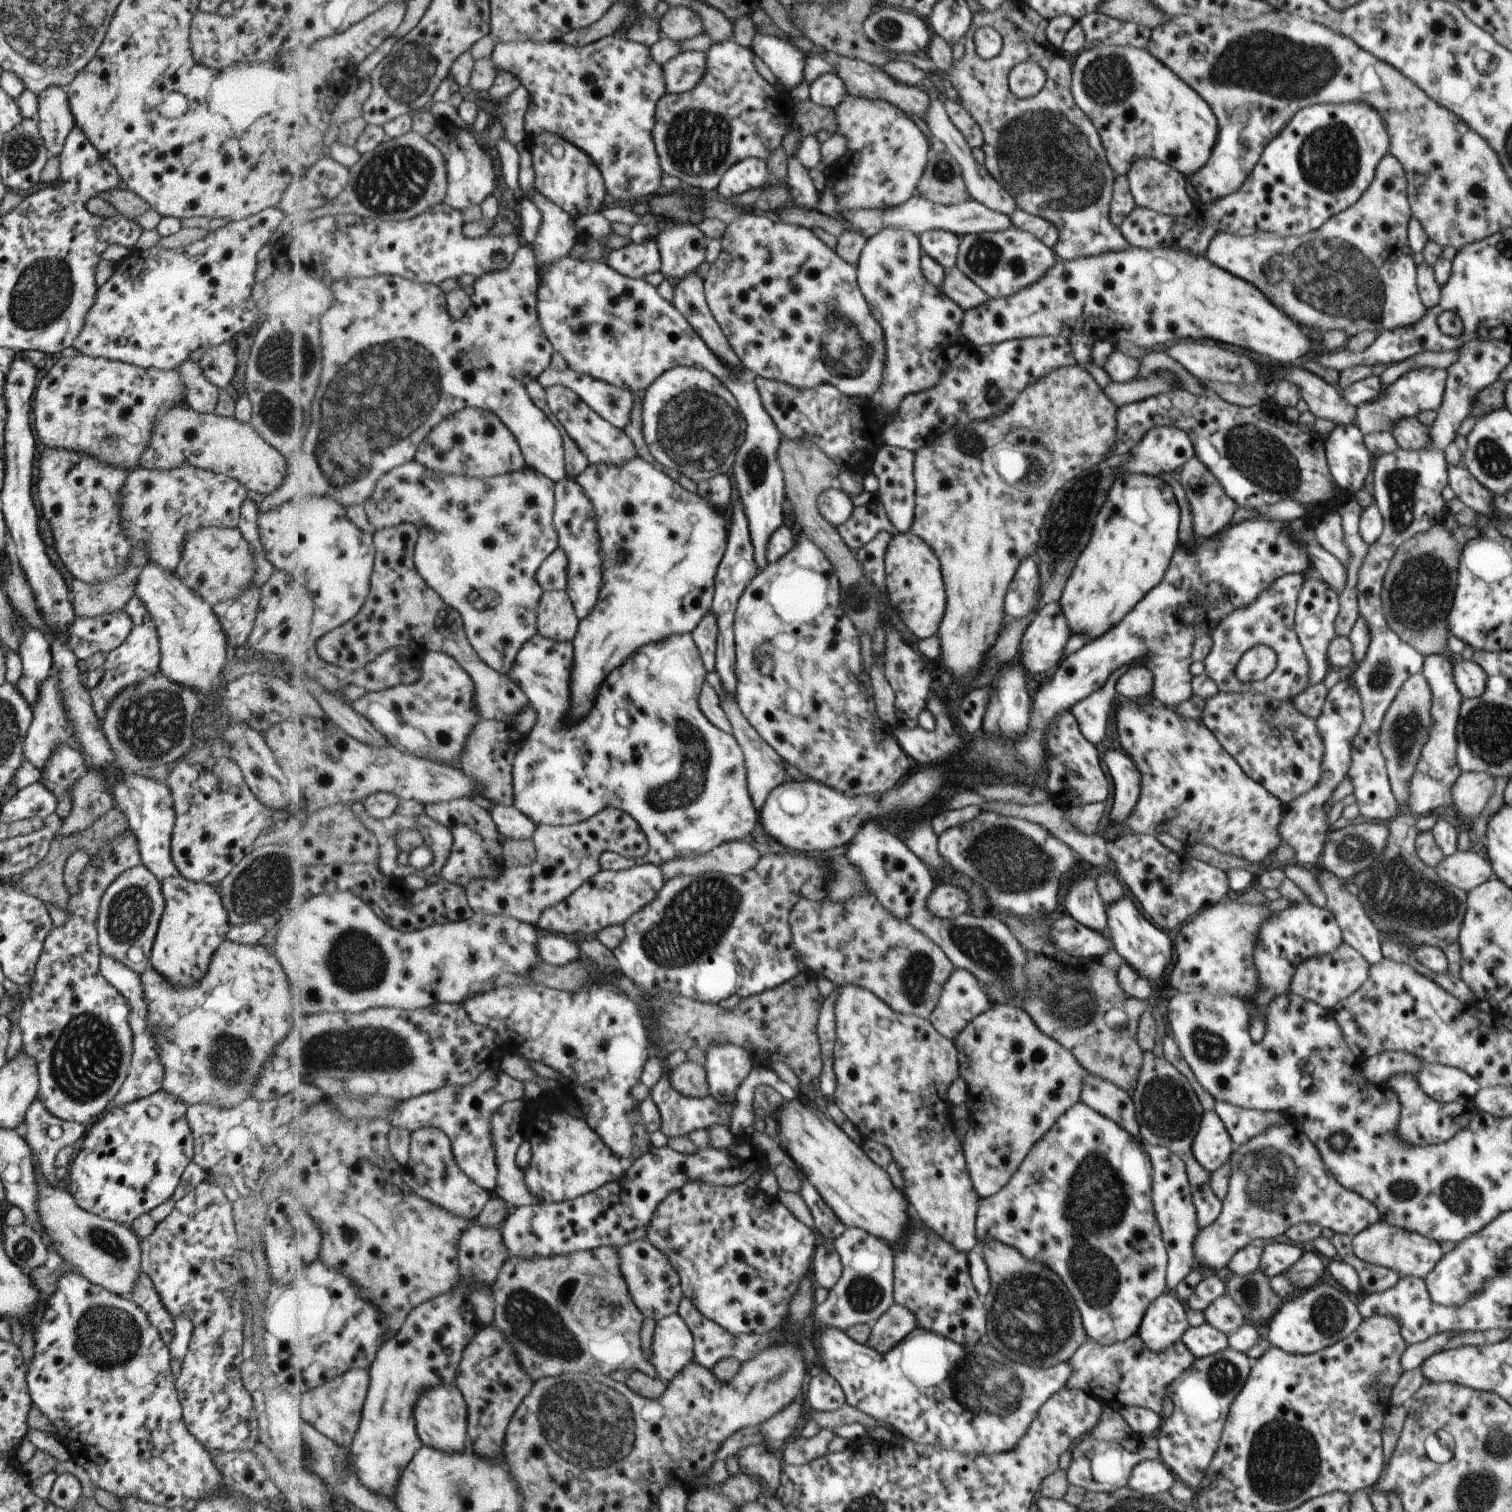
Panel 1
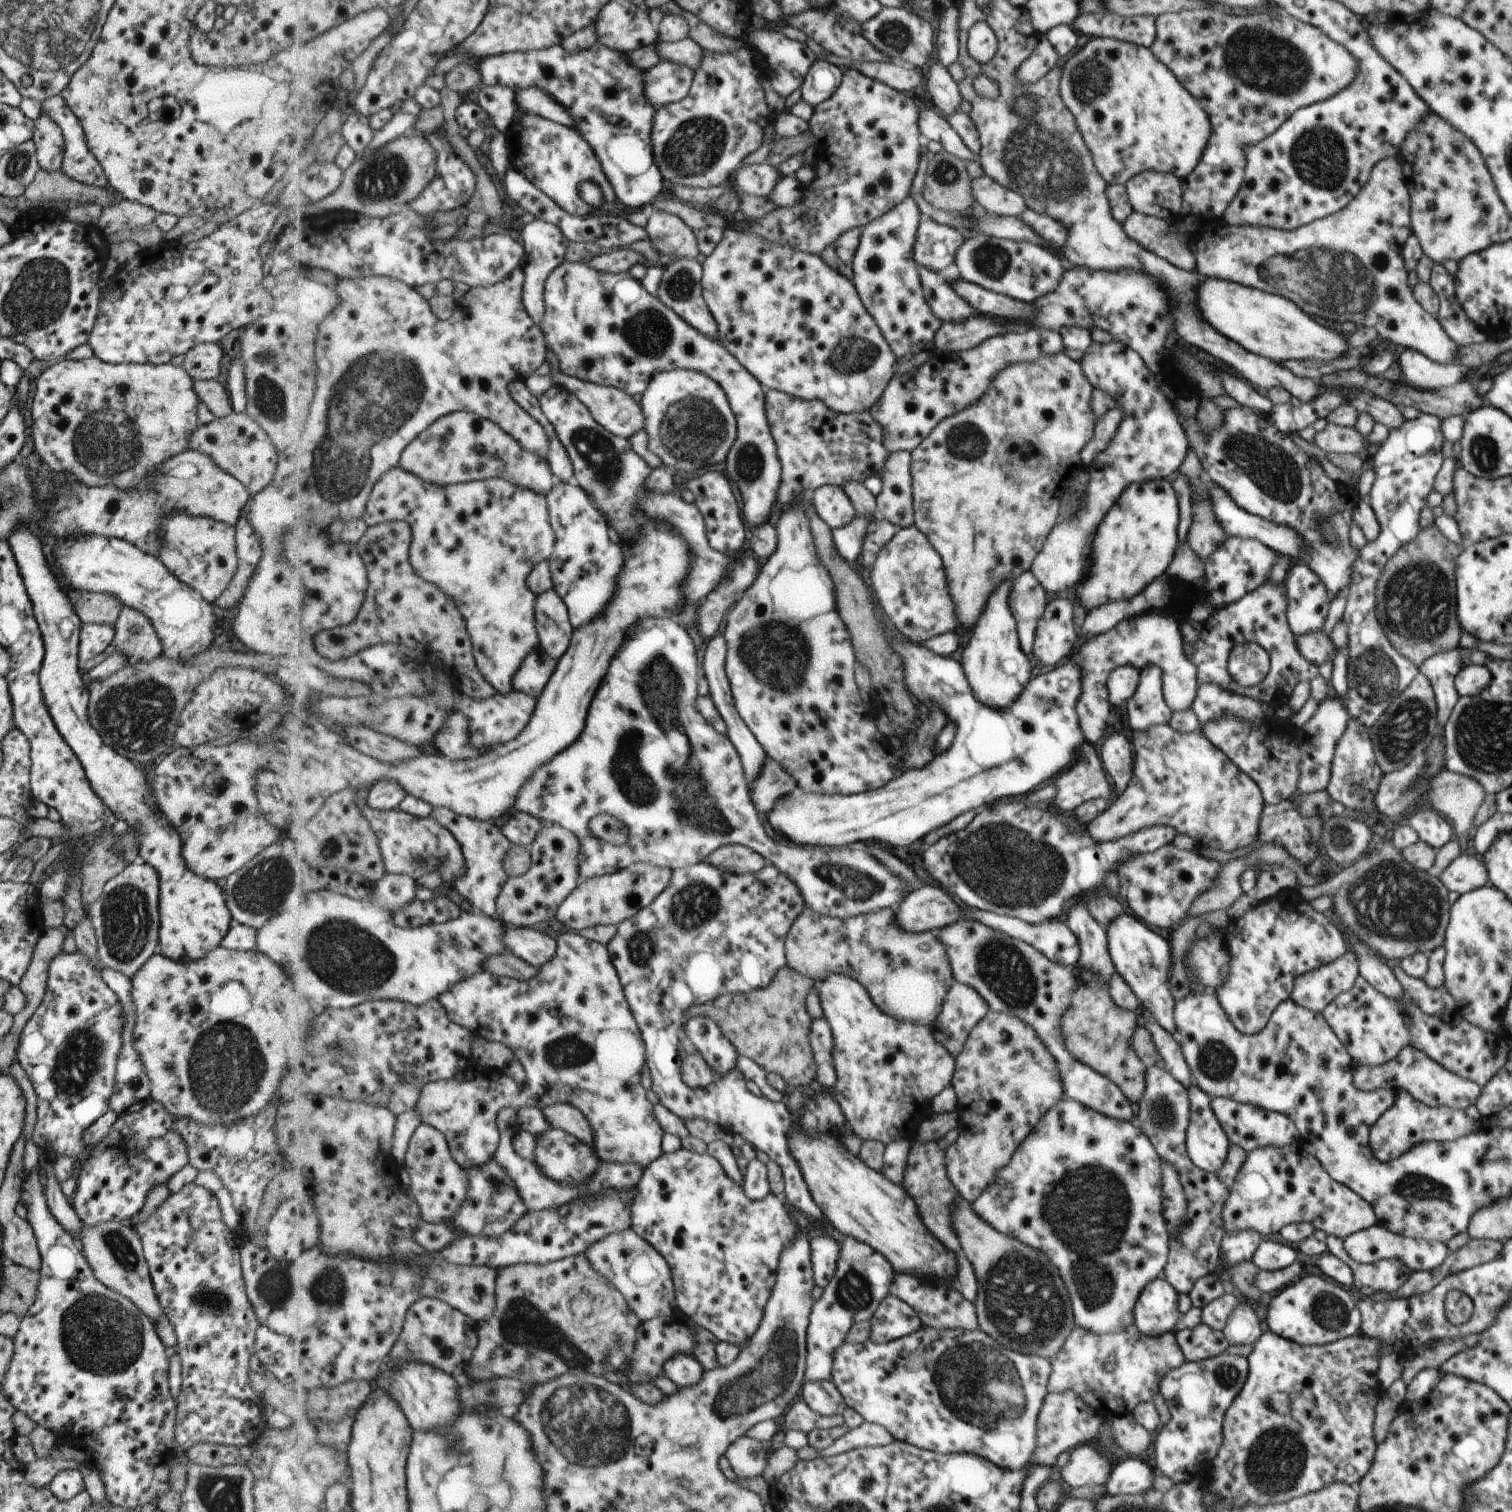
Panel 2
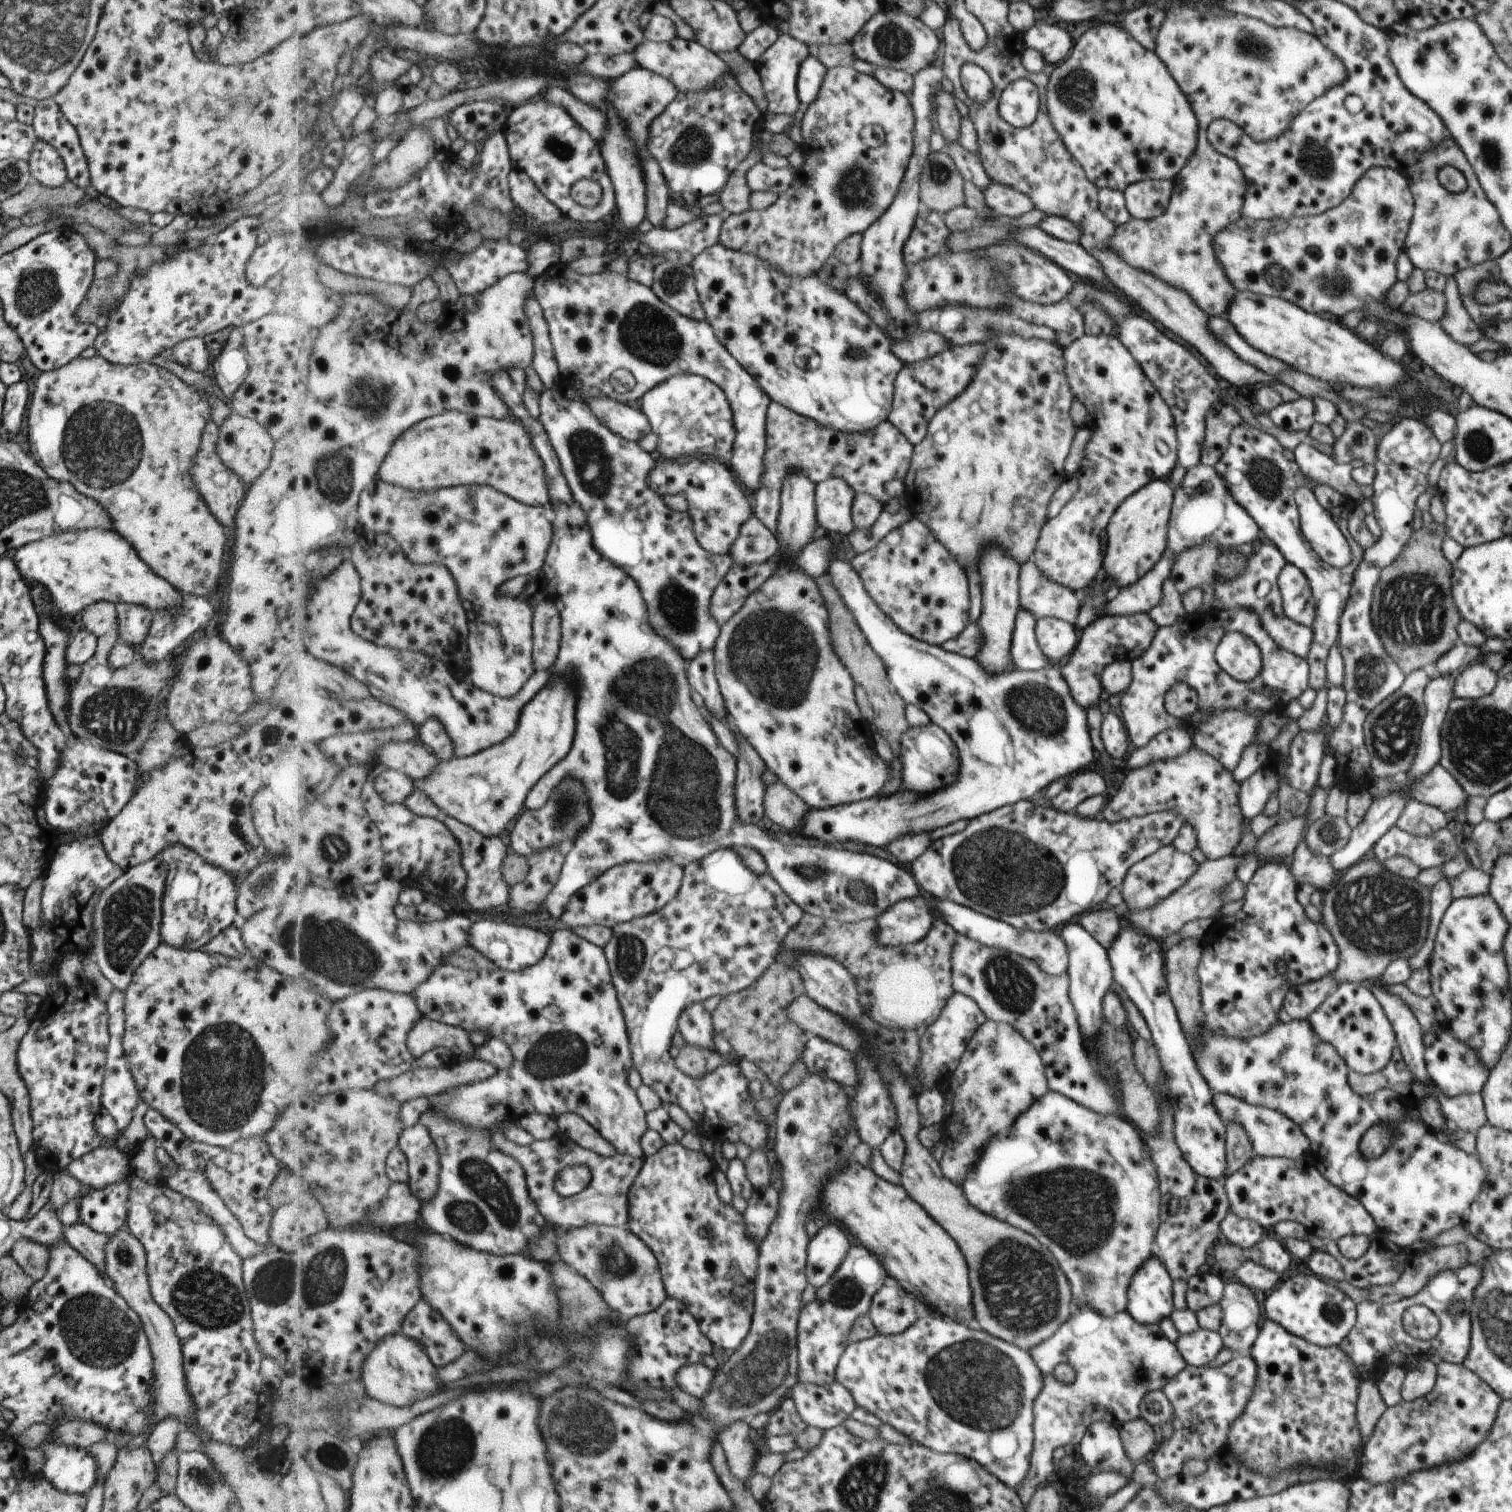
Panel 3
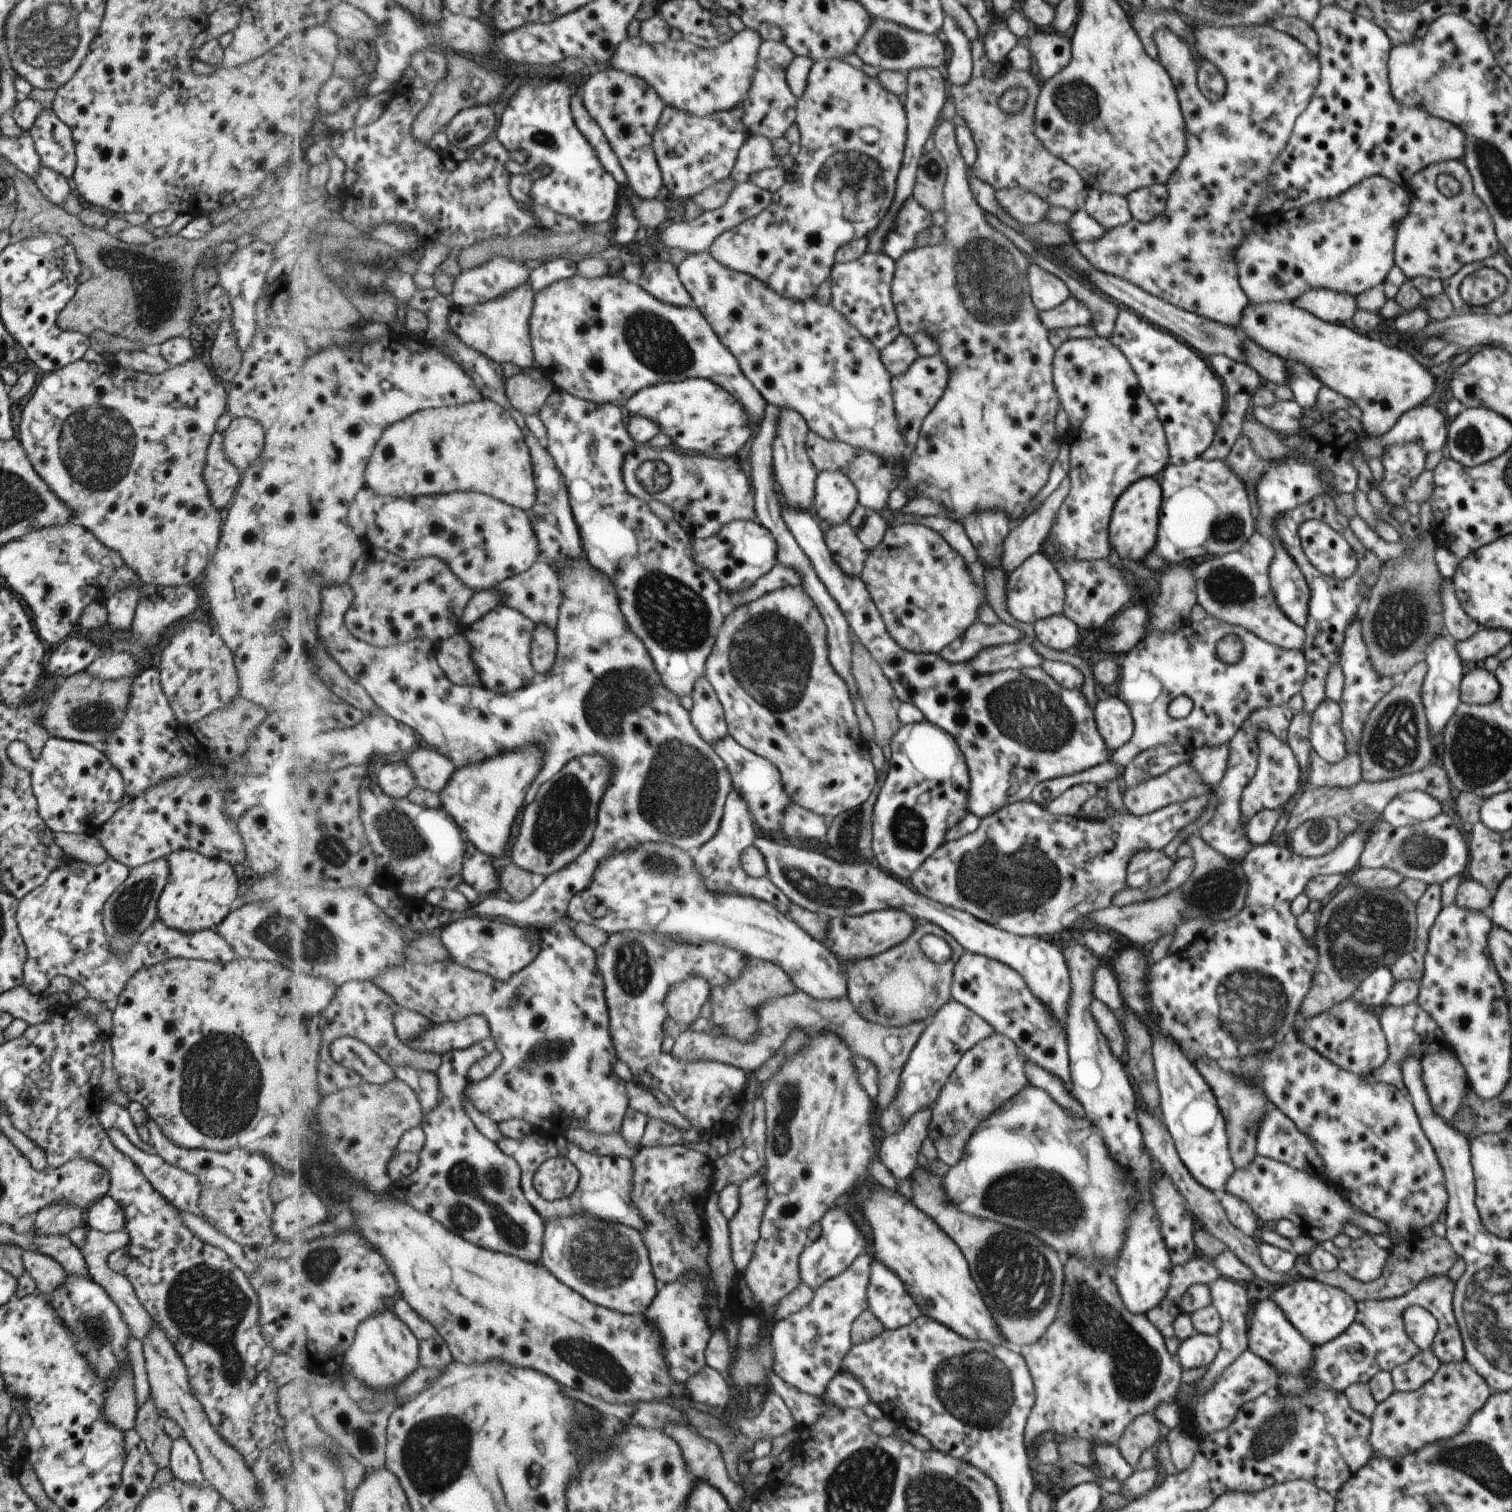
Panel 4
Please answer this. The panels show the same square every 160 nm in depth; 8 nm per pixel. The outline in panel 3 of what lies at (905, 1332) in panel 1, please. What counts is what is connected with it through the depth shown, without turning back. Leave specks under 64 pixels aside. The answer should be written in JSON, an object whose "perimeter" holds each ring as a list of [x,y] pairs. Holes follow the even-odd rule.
{"perimeter":[[[889,1281],[880,1288],[869,1311],[881,1335],[904,1333],[918,1321],[919,1303],[903,1286]]]}

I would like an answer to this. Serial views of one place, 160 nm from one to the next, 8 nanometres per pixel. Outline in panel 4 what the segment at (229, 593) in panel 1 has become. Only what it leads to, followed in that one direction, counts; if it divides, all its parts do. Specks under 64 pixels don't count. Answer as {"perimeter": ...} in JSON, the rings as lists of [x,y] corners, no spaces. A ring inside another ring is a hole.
{"perimeter":[[[196,356],[183,364],[170,366],[165,372],[149,374],[121,366],[117,367],[115,362],[97,364],[81,358],[53,372],[43,373],[37,386],[33,388],[31,398],[21,410],[18,441],[37,476],[59,500],[62,500],[72,510],[77,524],[89,531],[102,545],[117,552],[121,560],[143,584],[158,587],[193,585],[204,572],[218,545],[222,513],[211,504],[203,482],[202,468],[209,437],[216,430],[216,420],[226,412],[226,386],[205,367]]]}

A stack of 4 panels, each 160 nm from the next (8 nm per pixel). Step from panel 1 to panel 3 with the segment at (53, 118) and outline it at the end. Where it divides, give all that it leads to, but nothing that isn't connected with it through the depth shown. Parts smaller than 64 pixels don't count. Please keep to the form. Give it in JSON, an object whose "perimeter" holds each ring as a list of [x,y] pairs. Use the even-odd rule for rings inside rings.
{"perimeter":[[[36,139],[28,158],[28,171],[32,181],[40,182],[48,187],[59,186],[67,180],[64,162],[56,153],[53,145]]]}

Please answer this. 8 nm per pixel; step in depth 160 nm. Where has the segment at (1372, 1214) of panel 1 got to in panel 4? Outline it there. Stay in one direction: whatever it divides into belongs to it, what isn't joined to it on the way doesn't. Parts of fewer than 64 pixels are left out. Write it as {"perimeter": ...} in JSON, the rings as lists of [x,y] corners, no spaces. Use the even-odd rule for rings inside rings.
{"perimeter":[[[1255,1156],[1244,1171],[1233,1172],[1223,1190],[1245,1201],[1263,1222],[1290,1220],[1301,1235],[1313,1238],[1317,1244],[1333,1240],[1344,1230],[1344,1225],[1353,1225],[1370,1235],[1386,1235],[1381,1221],[1358,1210],[1329,1183],[1311,1173],[1300,1175],[1293,1167],[1269,1157]]]}

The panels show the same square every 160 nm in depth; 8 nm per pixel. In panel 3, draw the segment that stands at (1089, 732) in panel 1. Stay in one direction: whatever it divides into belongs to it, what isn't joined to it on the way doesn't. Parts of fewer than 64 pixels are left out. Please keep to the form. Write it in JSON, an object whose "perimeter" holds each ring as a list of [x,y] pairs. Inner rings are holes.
{"perimeter":[[[1147,613],[1132,615],[1105,615],[1097,617],[1082,629],[1077,644],[1071,654],[1058,664],[1062,677],[1066,680],[1071,696],[1081,708],[1097,706],[1099,700],[1100,674],[1105,665],[1115,661],[1132,661],[1150,647],[1157,626]],[[1174,682],[1163,695],[1163,708],[1176,719],[1185,719],[1198,709],[1195,690],[1185,682]]]}

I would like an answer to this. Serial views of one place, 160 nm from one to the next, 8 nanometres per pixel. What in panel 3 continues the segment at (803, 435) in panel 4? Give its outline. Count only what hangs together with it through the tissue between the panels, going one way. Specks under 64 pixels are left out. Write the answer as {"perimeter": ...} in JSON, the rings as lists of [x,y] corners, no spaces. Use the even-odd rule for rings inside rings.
{"perimeter":[[[792,473],[784,482],[782,509],[778,520],[778,529],[776,530],[776,537],[780,540],[781,550],[778,561],[783,562],[784,560],[784,563],[781,563],[780,567],[762,584],[762,587],[747,599],[743,608],[722,625],[720,638],[717,639],[714,648],[716,652],[716,673],[726,702],[726,710],[735,719],[746,739],[763,757],[768,770],[773,771],[791,790],[794,790],[811,809],[836,807],[871,798],[881,794],[885,790],[885,782],[889,780],[889,766],[877,754],[877,750],[871,746],[873,744],[871,730],[869,730],[859,706],[857,706],[857,700],[855,700],[856,680],[832,644],[831,616],[823,592],[816,579],[809,576],[809,573],[796,569],[793,564],[794,559],[800,553],[803,553],[808,544],[812,543],[820,533],[816,507],[816,484],[803,473]]]}

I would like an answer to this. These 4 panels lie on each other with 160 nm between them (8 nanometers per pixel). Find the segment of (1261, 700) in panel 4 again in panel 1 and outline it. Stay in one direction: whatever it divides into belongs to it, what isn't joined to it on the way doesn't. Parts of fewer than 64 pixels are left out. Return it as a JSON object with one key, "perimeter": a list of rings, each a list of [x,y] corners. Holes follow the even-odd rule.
{"perimeter":[[[1300,573],[1283,575],[1264,592],[1261,592],[1253,604],[1226,615],[1217,627],[1209,632],[1212,645],[1209,654],[1201,662],[1204,671],[1219,691],[1228,693],[1251,691],[1261,693],[1269,700],[1289,701],[1309,686],[1311,666],[1308,664],[1307,655],[1303,651],[1294,628],[1297,598],[1303,580],[1303,575]],[[1257,644],[1265,644],[1274,650],[1276,653],[1275,668],[1261,680],[1242,683],[1235,677],[1233,668],[1237,660],[1241,658],[1241,654]]]}

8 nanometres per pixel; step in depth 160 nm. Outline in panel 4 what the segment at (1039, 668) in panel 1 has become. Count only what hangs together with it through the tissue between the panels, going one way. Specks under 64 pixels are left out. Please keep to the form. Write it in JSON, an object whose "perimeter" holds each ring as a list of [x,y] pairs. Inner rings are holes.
{"perimeter":[[[1051,615],[1033,622],[1035,638],[1053,650],[1066,651],[1076,646],[1077,625],[1065,615]]]}

